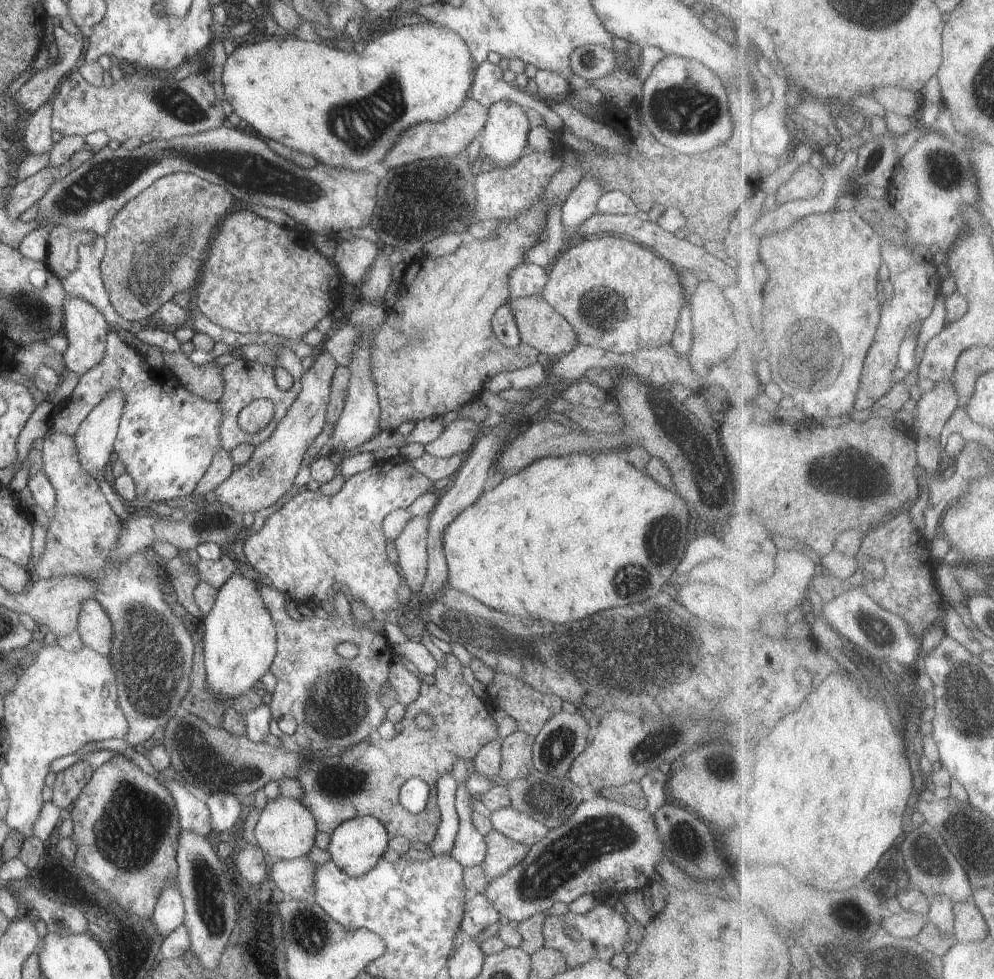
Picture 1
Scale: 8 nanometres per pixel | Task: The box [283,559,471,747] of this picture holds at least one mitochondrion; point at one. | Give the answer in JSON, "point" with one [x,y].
{"point":[335,704]}

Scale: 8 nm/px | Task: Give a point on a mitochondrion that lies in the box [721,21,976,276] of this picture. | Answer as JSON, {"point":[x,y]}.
{"point":[941,168]}

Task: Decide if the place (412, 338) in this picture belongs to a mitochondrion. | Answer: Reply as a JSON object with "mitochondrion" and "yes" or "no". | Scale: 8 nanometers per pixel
{"mitochondrion":"yes"}

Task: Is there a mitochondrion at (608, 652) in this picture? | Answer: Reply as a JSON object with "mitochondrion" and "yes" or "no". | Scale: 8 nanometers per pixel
{"mitochondrion":"yes"}

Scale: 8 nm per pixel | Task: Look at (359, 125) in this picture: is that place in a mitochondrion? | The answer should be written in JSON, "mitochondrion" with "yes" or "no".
{"mitochondrion":"yes"}

